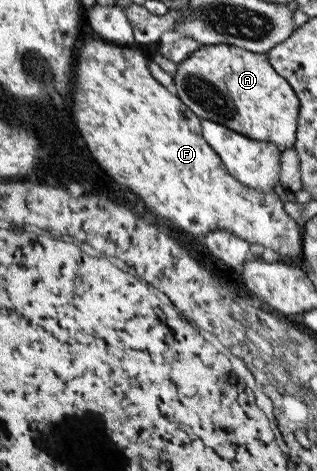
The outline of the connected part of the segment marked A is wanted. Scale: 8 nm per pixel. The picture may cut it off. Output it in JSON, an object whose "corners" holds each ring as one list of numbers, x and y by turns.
{"corners":[[229,44,201,45,186,60,177,64,176,74,172,80,177,97,201,119,214,120,216,124,231,128,249,139,275,144,281,152,294,146,300,108,299,98,290,83,272,68,265,53,250,52]]}

